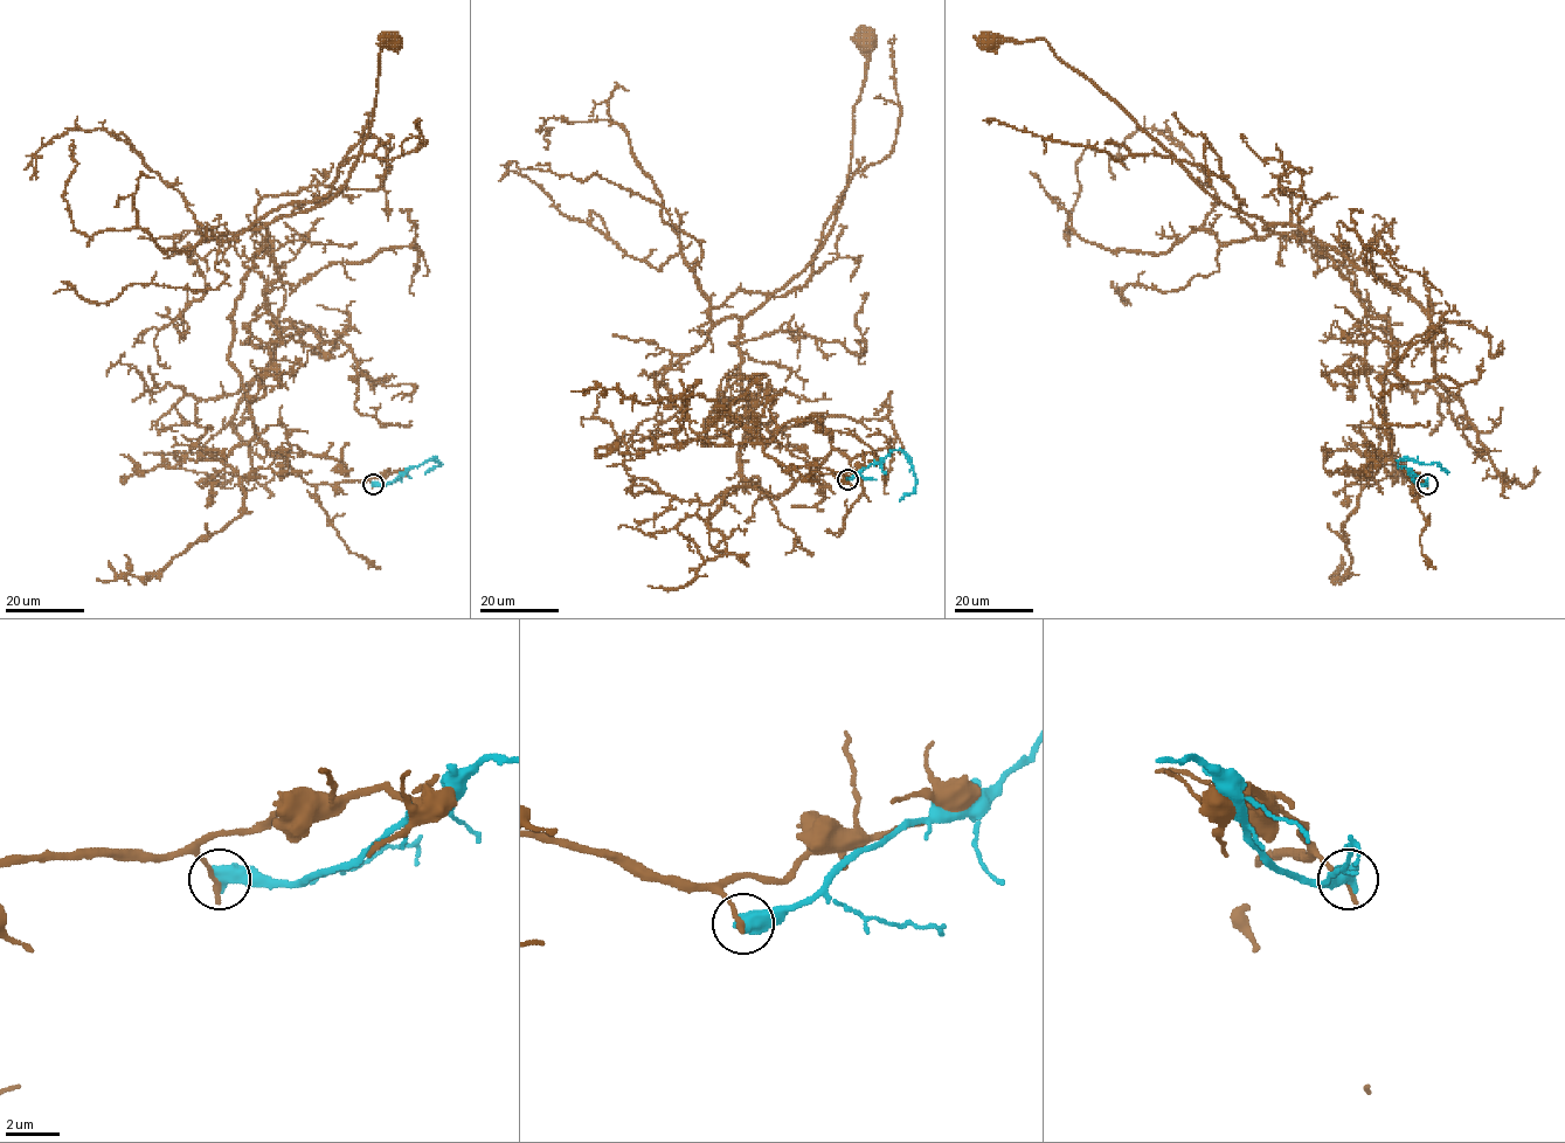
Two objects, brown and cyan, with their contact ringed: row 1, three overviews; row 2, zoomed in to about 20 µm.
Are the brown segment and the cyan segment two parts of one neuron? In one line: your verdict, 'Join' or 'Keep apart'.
Keep apart

